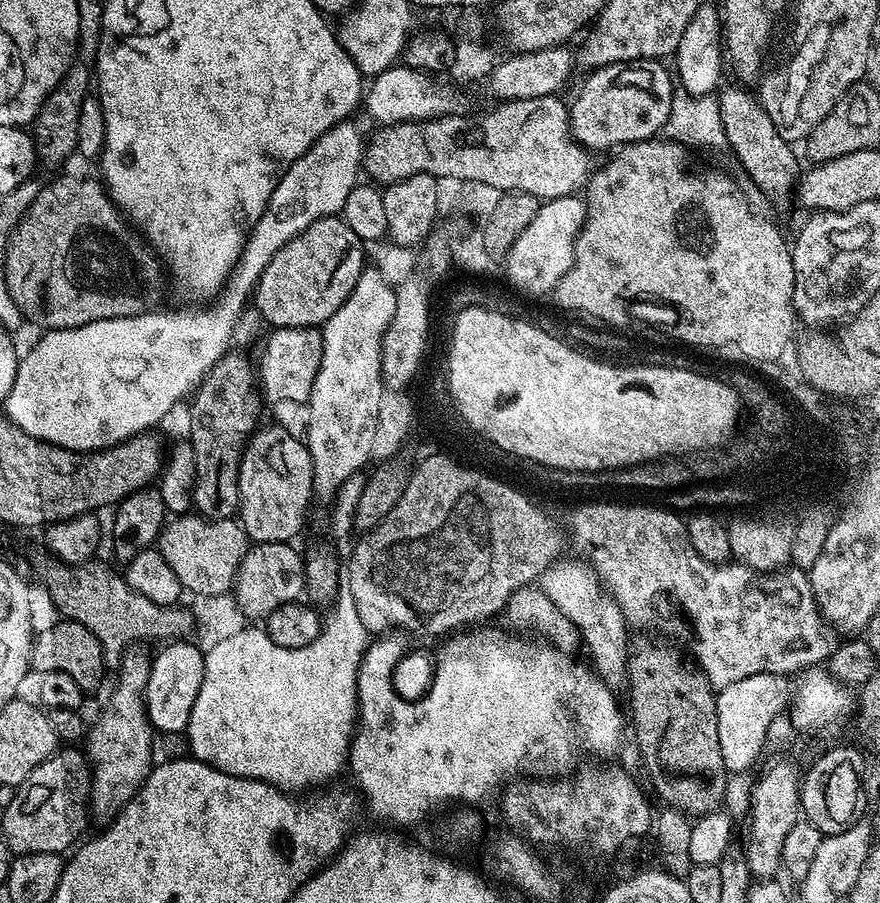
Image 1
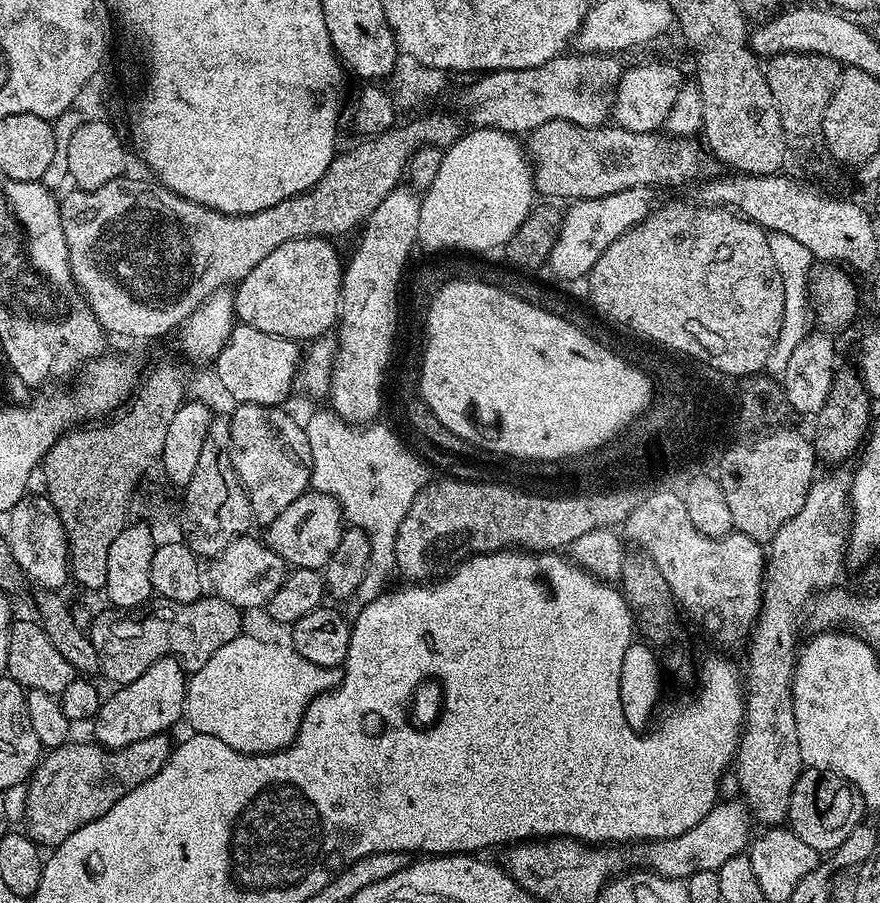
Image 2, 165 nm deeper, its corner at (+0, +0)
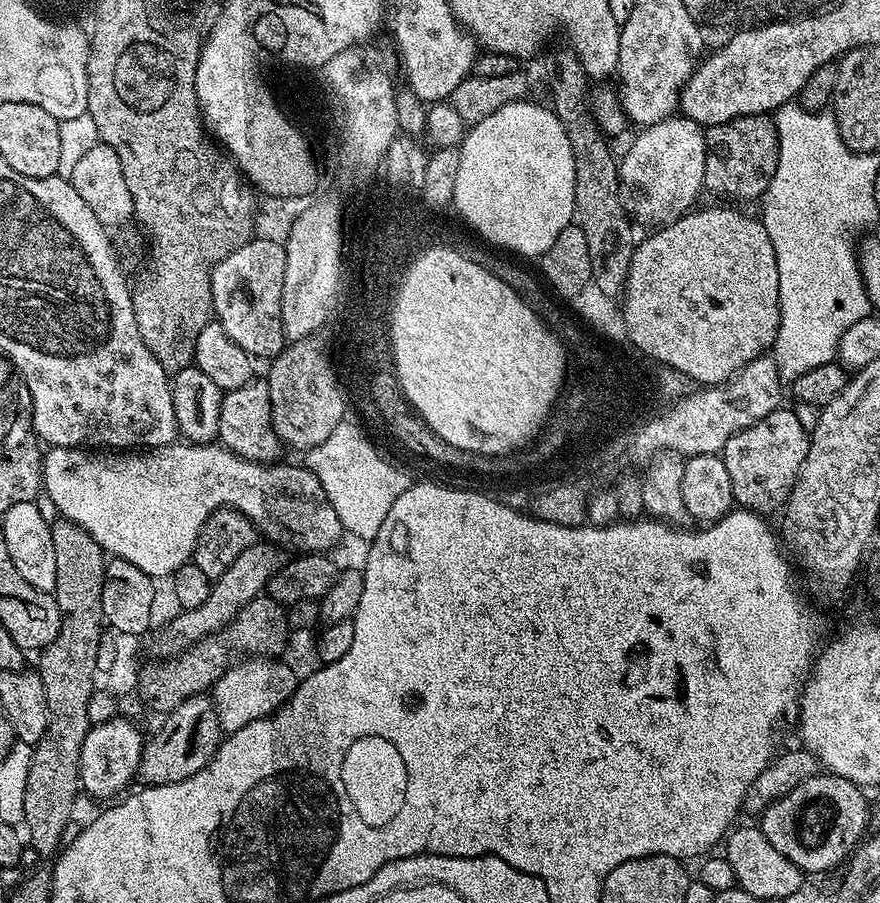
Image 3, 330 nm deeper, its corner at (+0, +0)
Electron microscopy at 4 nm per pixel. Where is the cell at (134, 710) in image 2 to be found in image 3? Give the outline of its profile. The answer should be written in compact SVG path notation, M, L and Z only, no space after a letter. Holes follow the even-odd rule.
M113 718L89 727L86 742L82 742L80 759L80 786L85 793L89 792L96 800L111 801L125 791L123 788L131 780L137 779L145 741L138 729L131 720L123 718Z

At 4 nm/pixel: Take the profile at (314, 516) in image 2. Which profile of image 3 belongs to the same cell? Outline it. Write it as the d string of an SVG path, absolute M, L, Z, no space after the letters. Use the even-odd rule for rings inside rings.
M257 542L242 550L242 554L238 554L238 558L234 558L234 562L226 566L223 574L212 581L210 598L206 598L202 606L177 611L177 616L153 638L152 644L160 655L157 657L175 658L199 640L220 632L255 596L261 595L267 589L268 581L285 563L285 553L271 542Z

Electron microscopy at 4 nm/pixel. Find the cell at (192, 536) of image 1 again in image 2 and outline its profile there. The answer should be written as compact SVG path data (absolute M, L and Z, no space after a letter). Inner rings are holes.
M245 534L231 540L226 550L211 561L210 584L214 587L215 595L228 600L235 608L262 608L268 600L278 594L278 586L288 577L290 568L284 559L274 550L268 548L263 539L255 540L252 534Z

